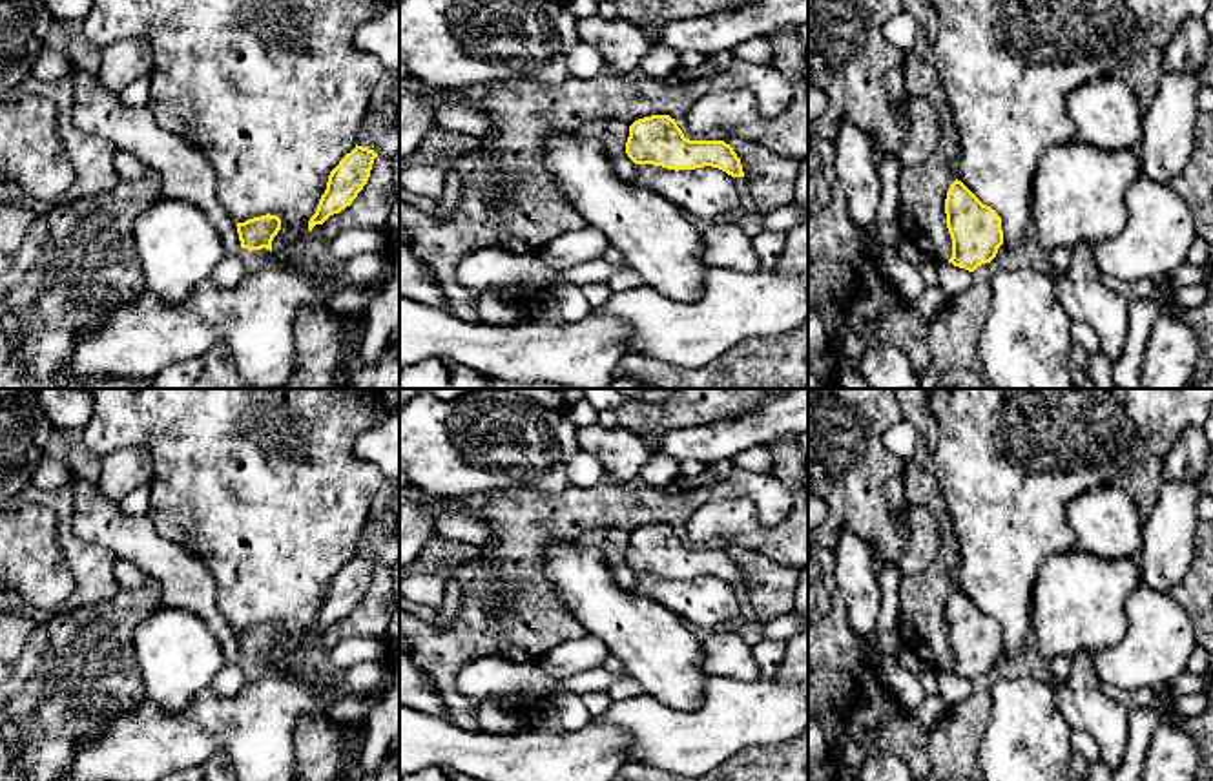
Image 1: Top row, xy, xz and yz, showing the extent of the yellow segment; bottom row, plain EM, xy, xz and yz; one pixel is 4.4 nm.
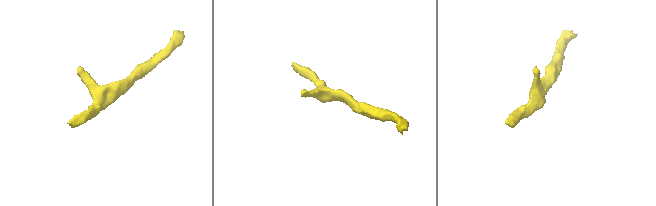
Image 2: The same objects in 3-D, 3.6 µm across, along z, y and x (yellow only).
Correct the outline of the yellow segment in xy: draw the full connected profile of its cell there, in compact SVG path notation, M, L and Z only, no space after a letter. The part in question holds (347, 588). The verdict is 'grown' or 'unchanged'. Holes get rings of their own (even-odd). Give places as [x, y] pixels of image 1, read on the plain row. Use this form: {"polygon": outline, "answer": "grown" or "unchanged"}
{"polygon": "M356 553L356 557L339 569L328 584L327 599L319 608L316 622L308 630L310 640L316 633L323 633L330 624L352 613L367 593L376 566L378 562L374 558Z", "answer": "unchanged"}

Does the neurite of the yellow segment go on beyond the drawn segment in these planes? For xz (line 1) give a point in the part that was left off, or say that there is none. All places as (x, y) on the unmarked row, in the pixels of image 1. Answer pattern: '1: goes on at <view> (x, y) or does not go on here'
1: does not go on here

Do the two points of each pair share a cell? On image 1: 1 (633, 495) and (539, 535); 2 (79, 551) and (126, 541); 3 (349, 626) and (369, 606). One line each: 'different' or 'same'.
1: same
2: different
3: same

